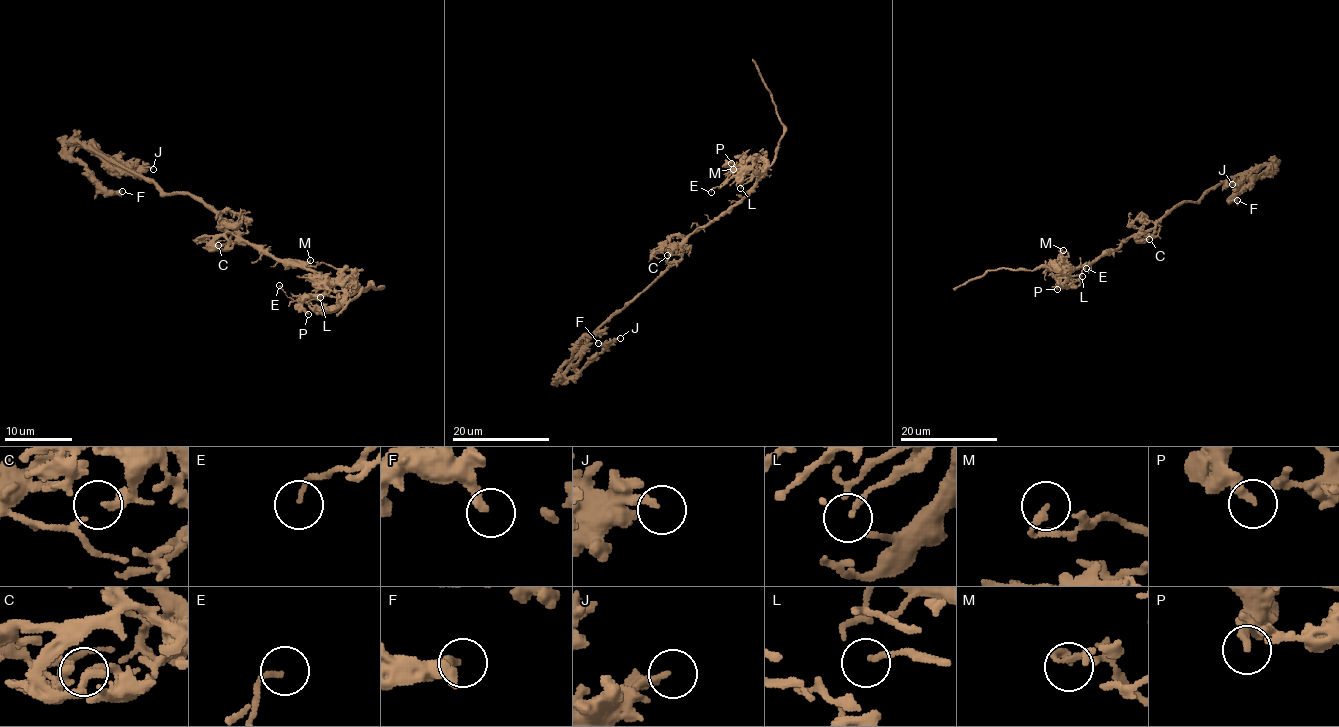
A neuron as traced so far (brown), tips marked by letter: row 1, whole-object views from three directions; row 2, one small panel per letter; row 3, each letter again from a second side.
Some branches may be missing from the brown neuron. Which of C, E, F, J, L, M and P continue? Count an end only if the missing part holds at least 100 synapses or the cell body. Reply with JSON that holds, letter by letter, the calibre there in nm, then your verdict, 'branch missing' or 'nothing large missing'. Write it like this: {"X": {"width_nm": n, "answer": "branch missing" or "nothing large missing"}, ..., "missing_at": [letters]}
{"C": {"width_nm": 170, "answer": "nothing large missing"}, "E": {"width_nm": 120, "answer": "nothing large missing"}, "F": {"width_nm": 280, "answer": "nothing large missing"}, "J": {"width_nm": 200, "answer": "nothing large missing"}, "L": {"width_nm": 170, "answer": "nothing large missing"}, "M": {"width_nm": 200, "answer": "nothing large missing"}, "P": {"width_nm": 170, "answer": "nothing large missing"}, "missing_at": []}

